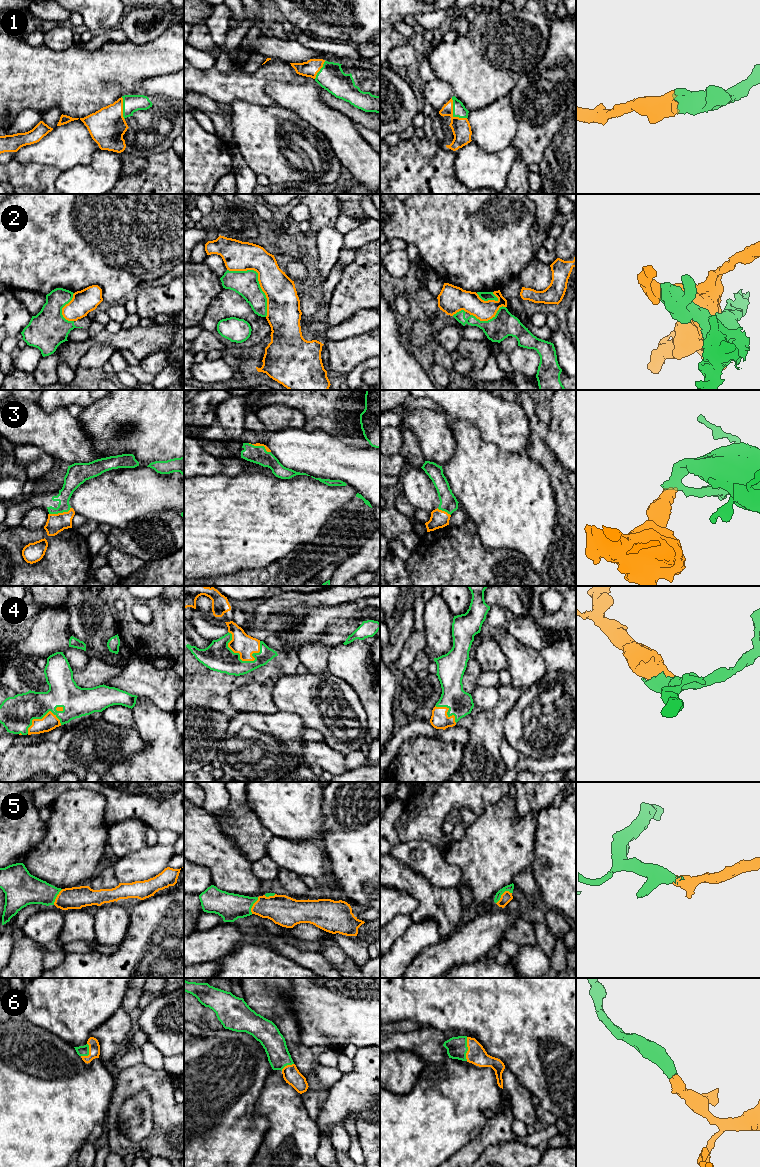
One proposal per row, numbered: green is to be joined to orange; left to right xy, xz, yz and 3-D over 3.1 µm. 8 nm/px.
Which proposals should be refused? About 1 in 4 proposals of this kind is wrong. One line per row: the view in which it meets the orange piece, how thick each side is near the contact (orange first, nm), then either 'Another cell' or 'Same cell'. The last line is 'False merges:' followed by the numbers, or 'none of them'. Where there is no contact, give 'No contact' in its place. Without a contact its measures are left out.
1: Touches orange in yz. Thickness 150 nm (orange) against 110 nm. Same cell
2: Touches orange in xz. Thickness 260 nm (orange) against 200 nm. Another cell
3: Touches orange in xy. Thickness 150 nm (orange) against 110 nm. Same cell
4: Touches orange in xz. Thickness 170 nm (orange) against 220 nm. Same cell
5: Touches orange in yz. Thickness 90 nm (orange) against 50 nm. Same cell
6: Touches orange in yz. Thickness 160 nm (orange) against 160 nm. Same cell
False merges: 2

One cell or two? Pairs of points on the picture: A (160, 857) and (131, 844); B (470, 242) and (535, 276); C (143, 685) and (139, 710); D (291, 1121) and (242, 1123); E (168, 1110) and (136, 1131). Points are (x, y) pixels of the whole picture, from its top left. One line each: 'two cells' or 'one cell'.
A: two cells
B: two cells
C: two cells
D: two cells
E: two cells

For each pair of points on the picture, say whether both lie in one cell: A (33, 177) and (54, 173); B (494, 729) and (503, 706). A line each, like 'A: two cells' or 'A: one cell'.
A: one cell
B: one cell

